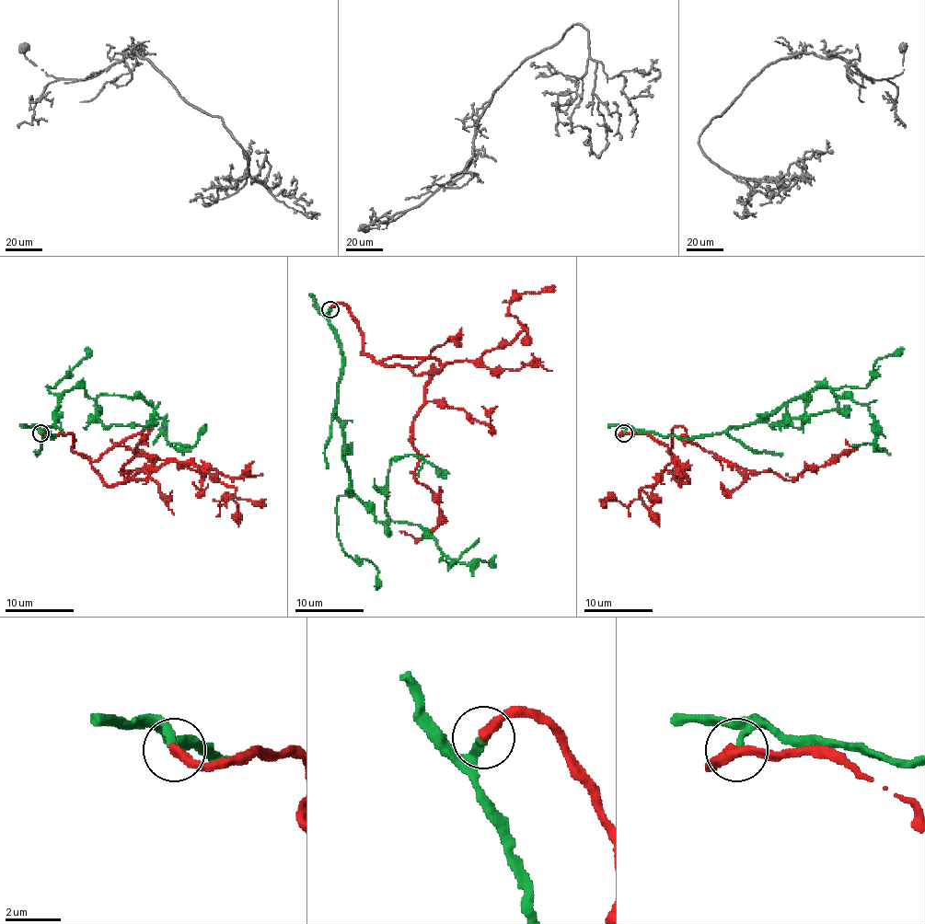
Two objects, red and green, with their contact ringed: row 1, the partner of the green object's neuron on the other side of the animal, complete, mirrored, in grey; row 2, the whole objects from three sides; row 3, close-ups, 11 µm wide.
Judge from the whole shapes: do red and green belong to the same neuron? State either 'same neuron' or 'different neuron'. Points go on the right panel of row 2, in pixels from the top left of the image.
same neuron

